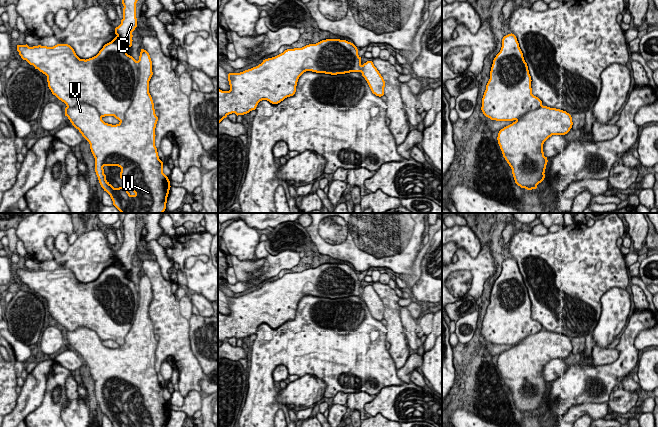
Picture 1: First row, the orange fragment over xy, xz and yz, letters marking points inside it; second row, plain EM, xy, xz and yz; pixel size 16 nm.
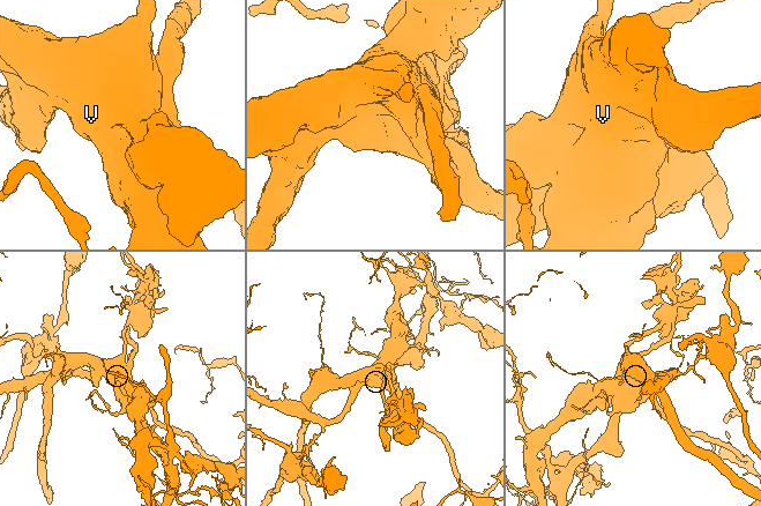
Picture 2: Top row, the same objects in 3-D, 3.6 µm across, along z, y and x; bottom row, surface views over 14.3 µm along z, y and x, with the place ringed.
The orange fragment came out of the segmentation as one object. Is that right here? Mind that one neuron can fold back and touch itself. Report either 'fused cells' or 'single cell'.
single cell

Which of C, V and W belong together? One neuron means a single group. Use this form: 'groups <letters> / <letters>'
groups C V W

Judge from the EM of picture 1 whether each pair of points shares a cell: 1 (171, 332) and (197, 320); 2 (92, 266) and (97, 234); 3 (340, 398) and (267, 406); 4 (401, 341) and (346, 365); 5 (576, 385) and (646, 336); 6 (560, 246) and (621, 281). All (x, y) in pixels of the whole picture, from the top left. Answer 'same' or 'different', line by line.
1: different
2: same
3: different
4: different
5: different
6: same

